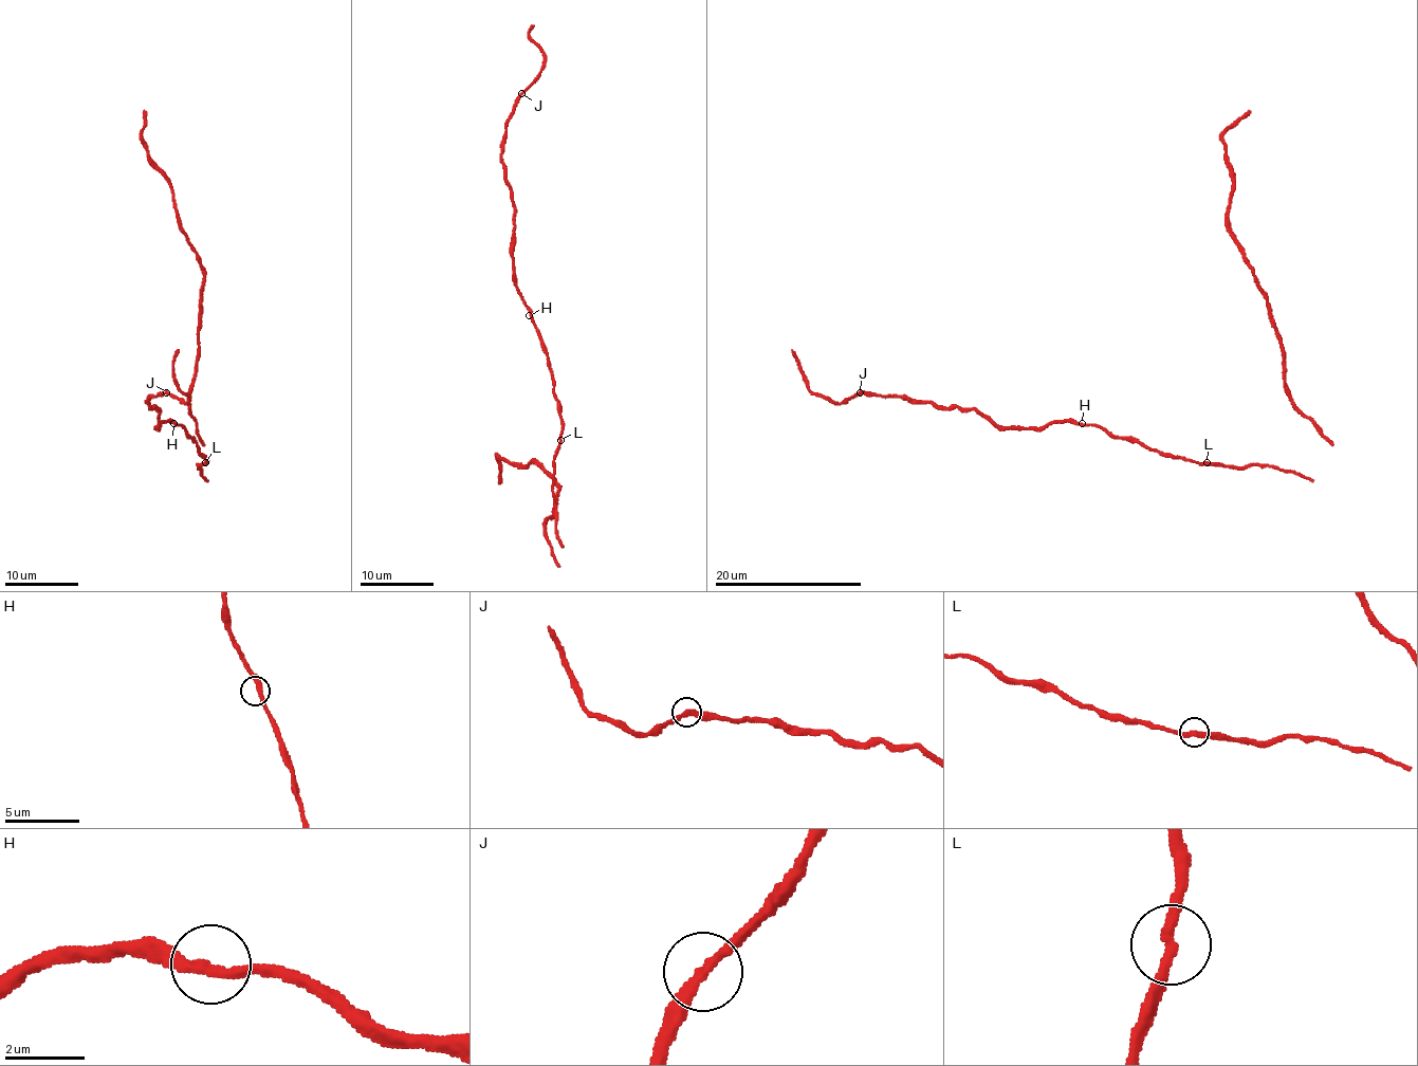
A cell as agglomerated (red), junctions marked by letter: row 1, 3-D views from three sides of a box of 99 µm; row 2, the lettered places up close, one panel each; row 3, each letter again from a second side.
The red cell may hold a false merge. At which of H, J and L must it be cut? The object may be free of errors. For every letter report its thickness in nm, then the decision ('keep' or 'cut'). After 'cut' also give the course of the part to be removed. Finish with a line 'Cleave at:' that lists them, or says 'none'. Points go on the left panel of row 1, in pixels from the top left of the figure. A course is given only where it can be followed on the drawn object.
H: 320 nm | keep
J: 320 nm | keep
L: 320 nm | keep
Cleave at: none

